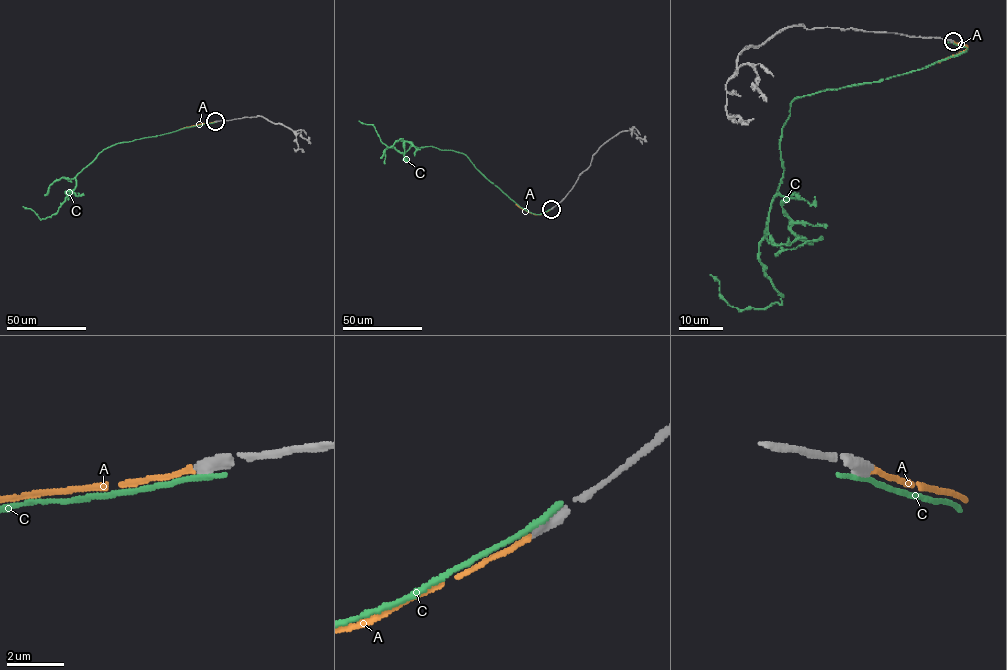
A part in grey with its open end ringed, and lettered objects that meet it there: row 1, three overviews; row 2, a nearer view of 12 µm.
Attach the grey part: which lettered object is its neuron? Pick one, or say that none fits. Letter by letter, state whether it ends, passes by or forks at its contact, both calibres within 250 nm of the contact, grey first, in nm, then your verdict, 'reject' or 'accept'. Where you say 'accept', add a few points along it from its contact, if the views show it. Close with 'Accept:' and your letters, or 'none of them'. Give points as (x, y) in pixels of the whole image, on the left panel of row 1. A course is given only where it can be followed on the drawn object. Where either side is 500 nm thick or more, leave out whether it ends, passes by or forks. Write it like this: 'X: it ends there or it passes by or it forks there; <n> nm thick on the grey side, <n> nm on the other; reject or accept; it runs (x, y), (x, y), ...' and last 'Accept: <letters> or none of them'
A: it ends there; 440 nm thick on the grey side, 180 nm on the other; accept; it runs (214, 122), (180, 129)
C: it ends there; 480 nm thick on the grey side, 220 nm on the other; reject
Accept: A

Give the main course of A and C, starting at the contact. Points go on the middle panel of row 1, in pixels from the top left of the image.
A: (550, 209), (534, 214), (516, 204)
C: (551, 208), (539, 214), (524, 209), (462, 153), (417, 147), (402, 139), (389, 147), (372, 124), (358, 121)

